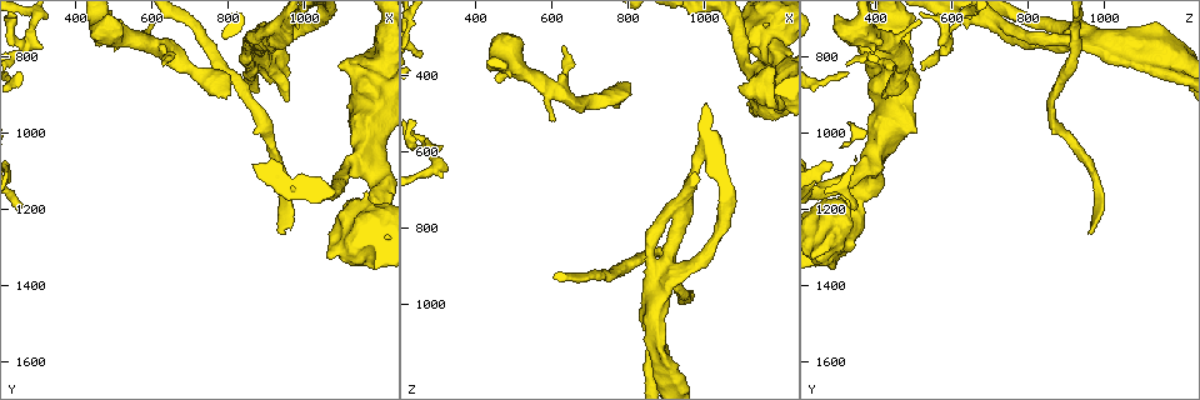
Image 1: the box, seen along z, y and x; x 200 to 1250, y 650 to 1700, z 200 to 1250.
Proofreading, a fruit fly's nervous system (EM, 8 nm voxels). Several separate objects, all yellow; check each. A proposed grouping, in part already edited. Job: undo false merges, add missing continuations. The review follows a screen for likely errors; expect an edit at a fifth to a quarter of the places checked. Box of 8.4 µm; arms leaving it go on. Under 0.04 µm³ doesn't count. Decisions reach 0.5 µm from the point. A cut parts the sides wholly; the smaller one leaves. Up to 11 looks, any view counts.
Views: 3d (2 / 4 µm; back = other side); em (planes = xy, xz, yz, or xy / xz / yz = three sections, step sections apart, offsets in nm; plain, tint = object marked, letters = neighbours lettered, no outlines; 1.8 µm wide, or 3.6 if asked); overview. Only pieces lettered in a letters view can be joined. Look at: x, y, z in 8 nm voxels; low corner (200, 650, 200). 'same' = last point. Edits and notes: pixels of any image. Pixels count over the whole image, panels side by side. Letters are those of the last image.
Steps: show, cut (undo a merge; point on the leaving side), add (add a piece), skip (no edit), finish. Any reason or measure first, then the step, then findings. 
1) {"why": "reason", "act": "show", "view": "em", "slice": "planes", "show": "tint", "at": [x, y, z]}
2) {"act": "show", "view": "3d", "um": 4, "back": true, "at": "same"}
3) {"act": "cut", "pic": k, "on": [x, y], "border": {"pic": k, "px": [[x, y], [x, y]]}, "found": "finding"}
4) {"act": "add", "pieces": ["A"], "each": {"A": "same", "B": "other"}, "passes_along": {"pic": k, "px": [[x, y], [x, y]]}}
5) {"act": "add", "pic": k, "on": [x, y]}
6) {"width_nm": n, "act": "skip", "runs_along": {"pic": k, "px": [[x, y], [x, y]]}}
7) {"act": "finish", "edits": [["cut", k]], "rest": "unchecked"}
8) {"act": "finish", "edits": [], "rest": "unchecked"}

{"why": "looks like a crossing", "act": "show", "view": "em", "slice": "planes", "show": "letters", "at": [1190, 1190, 320]}

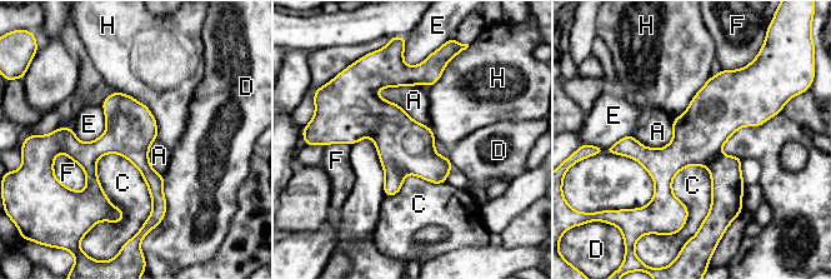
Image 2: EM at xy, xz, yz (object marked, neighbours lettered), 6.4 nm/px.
{"act": "skip", "each": {"A": "other", "C": "other", "D": "other", "E": "other", "F": "other", "H": "other"}, "found": "all the same cell"}

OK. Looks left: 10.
{"act": "show", "view": "em", "um": 3.6, "slice": "planes", "show": "plain", "at": [805, 895, 420]}

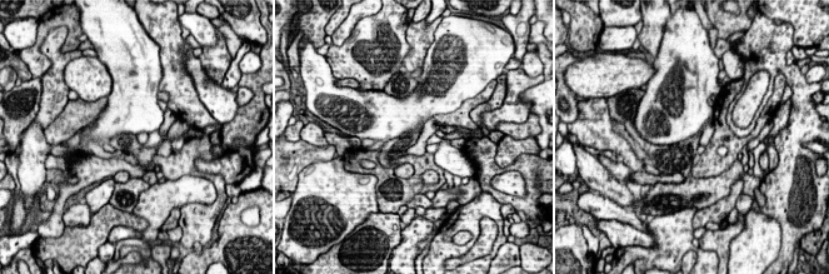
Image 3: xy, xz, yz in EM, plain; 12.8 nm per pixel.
{"act": "show", "view": "em", "um": 3.6, "slice": "planes", "show": "letters", "at": "same"}

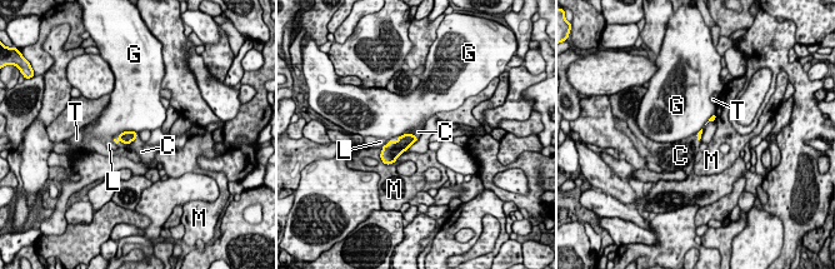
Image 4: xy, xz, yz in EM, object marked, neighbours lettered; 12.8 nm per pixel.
{"act": "add", "pieces": ["C"], "each": {"C": "same", "G": "other", "L": "other", "M": "other", "T": "other"}, "passes_along": {"pic": 4, "px": [[404, 142], [413, 134], [418, 131]]}, "found": "it goes on there"}

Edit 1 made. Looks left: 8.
{"why": "abrupt turn", "act": "show", "view": "em", "slice": "xz", "step": 16, "show": "tint", "at": [1175, 855, 500]}

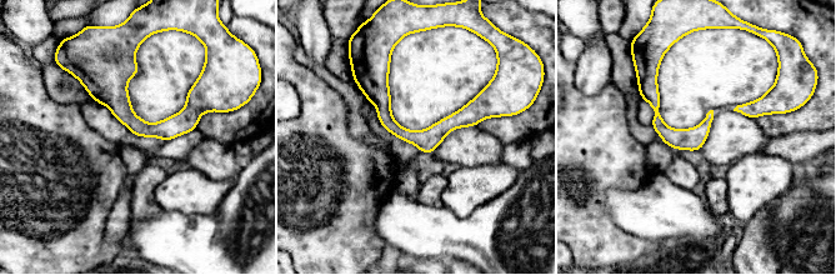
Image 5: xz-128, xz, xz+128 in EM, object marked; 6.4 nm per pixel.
{"act": "show", "view": "em", "slice": "planes", "show": "letters", "at": "same"}

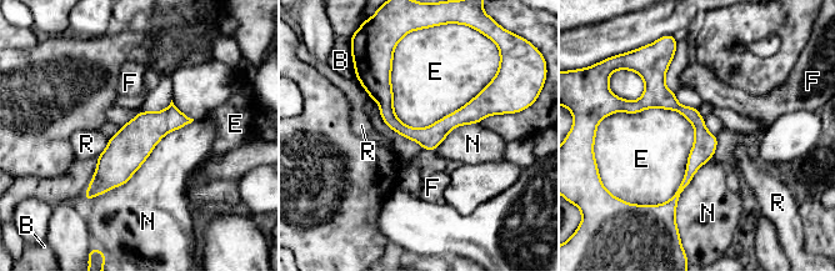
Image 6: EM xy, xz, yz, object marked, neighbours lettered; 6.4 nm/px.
{"act": "skip", "each": {"B": "other", "E": "other", "F": "other", "N": "other", "R": "other"}, "runs_along": {"pic": 6, "px": [[364, 83], [414, 134], [489, 106]]}, "found": "one cell here"}

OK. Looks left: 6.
{"act": "show", "view": "3d", "um": 4, "at": [955, 1260, 970]}

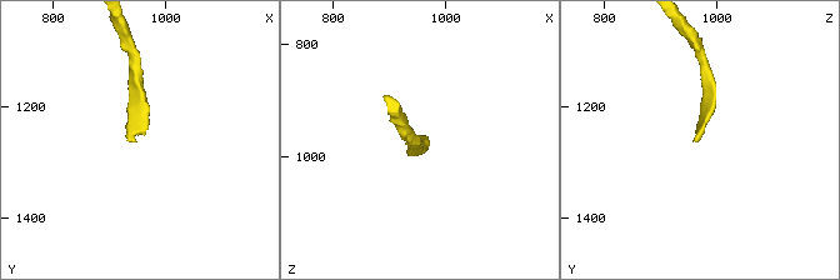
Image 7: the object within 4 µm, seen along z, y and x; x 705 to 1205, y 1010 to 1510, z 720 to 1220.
{"act": "show", "view": "em", "slice": "yz", "step": 8, "show": "tint", "at": [945, 1265, 960]}

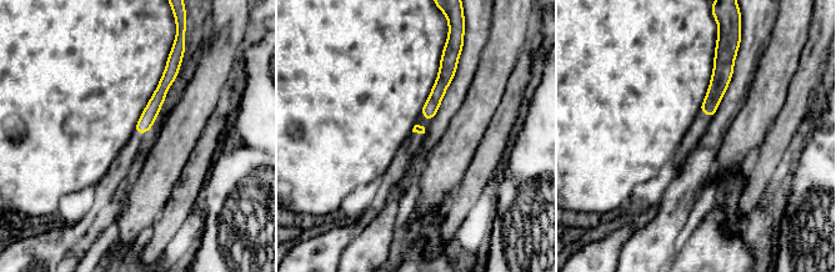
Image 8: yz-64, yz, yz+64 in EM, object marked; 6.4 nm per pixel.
{"why": "cut it another way", "act": "show", "view": "em", "slice": "planes", "show": "letters", "at": "same"}

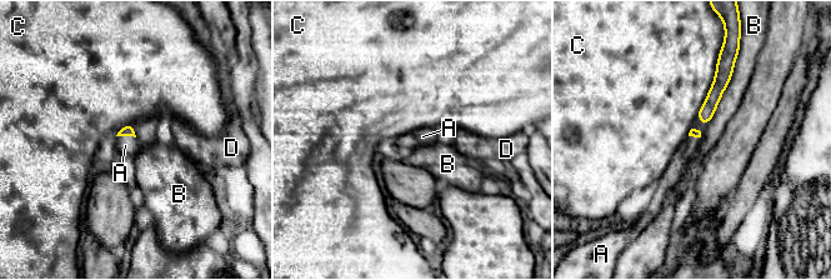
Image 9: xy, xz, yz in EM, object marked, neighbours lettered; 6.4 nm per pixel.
{"act": "add", "pieces": ["A"], "each": {"A": "same", "B": "other", "C": "other", "D": "other"}, "passes_along": {"pic": 9, "px": [[128, 130], [126, 135], [125, 145]]}, "found": "the cell continues"}

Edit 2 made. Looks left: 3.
{"act": "finish", "edits": [["add", 4], ["add", 9]], "rest": "unchecked"}

